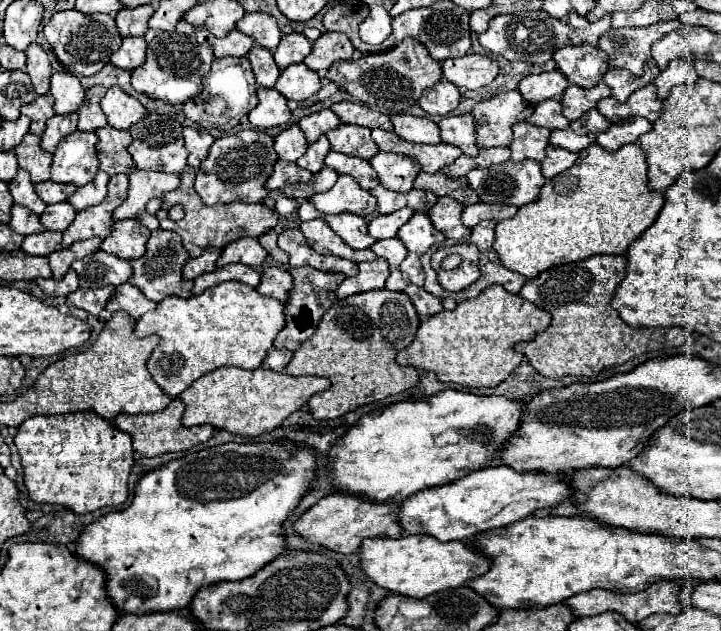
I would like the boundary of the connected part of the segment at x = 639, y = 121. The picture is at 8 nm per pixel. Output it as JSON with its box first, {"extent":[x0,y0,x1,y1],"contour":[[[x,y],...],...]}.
{"extent":[596,118,652,150],"contour":[[[636,118],[630,122],[622,122],[622,124],[612,124],[606,132],[600,132],[596,136],[596,144],[600,144],[604,150],[618,150],[624,144],[636,142],[650,128],[652,124],[644,118]]]}

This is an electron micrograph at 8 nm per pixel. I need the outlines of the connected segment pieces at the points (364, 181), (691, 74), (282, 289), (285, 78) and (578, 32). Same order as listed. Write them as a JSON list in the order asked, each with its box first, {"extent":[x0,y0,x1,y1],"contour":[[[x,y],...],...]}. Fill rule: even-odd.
[{"extent":[324,152,380,190],"contour":[[[330,152],[324,162],[328,168],[336,170],[338,174],[352,176],[364,190],[372,190],[376,184],[380,184],[378,174],[374,172],[374,168],[370,166],[368,160],[362,160],[356,156],[346,156],[340,152]]]},{"extent":[654,60,698,100],"contour":[[[672,60],[668,64],[668,68],[662,70],[660,76],[654,80],[656,96],[660,100],[664,100],[670,94],[672,86],[686,84],[686,82],[696,82],[696,80],[698,80],[698,74],[696,74],[692,62],[688,62],[688,60]]]},{"extent":[256,268,292,304],"contour":[[[268,268],[262,274],[262,282],[256,290],[260,294],[272,296],[272,298],[280,300],[282,304],[286,304],[290,298],[290,290],[292,290],[292,276],[282,268]]]},{"extent":[274,62,320,102],"contour":[[[302,62],[300,64],[292,64],[280,74],[280,78],[278,78],[274,88],[284,98],[302,102],[302,100],[314,96],[320,90],[320,76],[314,70],[308,70],[308,66],[304,66]]]},{"extent":[568,12,610,46],"contour":[[[570,12],[568,14],[568,26],[572,28],[570,32],[570,42],[572,44],[592,44],[596,46],[600,36],[610,30],[610,16],[602,16],[598,22],[588,22],[584,16],[576,14],[576,12]]]}]

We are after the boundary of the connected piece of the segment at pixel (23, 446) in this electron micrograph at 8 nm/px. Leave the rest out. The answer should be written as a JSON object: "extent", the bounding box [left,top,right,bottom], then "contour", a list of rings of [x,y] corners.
{"extent":[14,412,134,514],"contour":[[[74,412],[62,416],[32,416],[18,426],[14,444],[22,460],[24,486],[30,492],[34,502],[60,504],[76,514],[94,512],[102,506],[118,506],[128,498],[128,476],[134,462],[134,450],[130,434],[116,430],[112,422],[92,414],[92,412]]]}

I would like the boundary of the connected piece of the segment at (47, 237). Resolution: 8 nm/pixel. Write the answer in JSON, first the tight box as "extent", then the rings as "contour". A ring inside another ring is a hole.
{"extent":[22,230,62,256],"contour":[[[50,230],[30,234],[22,242],[22,250],[30,256],[48,256],[60,248],[62,248],[62,232],[50,232]]]}

